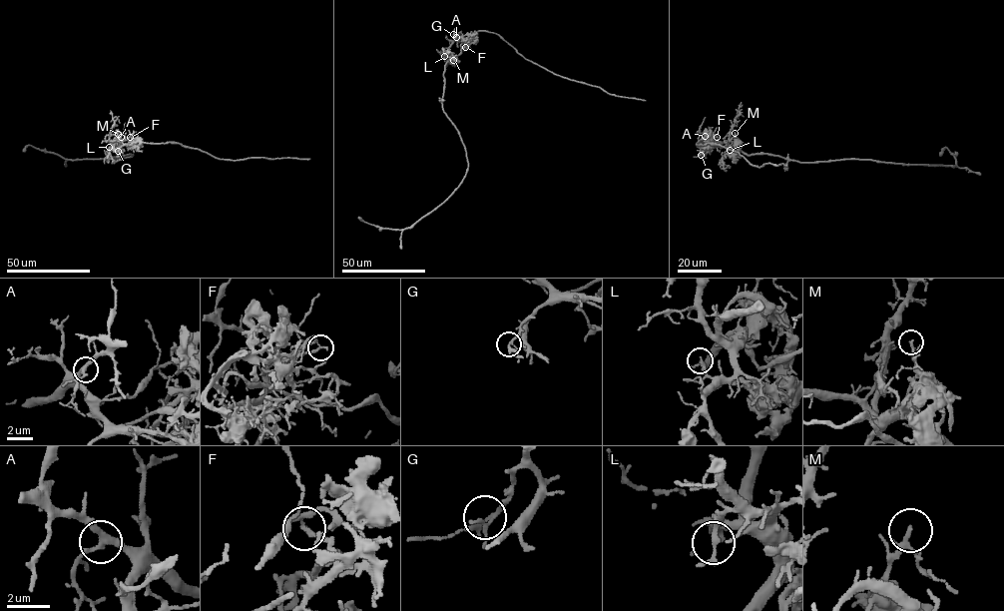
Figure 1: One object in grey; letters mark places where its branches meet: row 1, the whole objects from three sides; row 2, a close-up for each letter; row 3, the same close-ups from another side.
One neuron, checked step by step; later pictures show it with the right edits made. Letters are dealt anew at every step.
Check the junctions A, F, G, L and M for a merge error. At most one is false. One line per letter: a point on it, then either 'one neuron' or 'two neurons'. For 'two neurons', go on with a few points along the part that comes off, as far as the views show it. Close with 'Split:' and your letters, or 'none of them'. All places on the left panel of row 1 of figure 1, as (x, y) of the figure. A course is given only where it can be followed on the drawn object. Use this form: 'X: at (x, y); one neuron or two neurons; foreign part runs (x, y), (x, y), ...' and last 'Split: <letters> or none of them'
A: at (121, 137); one neuron
F: at (130, 137); two neurons; foreign part runs (131, 137), (145, 143), (179, 143), (221, 159), (310, 159)
G: at (118, 151); one neuron
L: at (109, 147); one neuron
M: at (118, 134); one neuron
Split: F

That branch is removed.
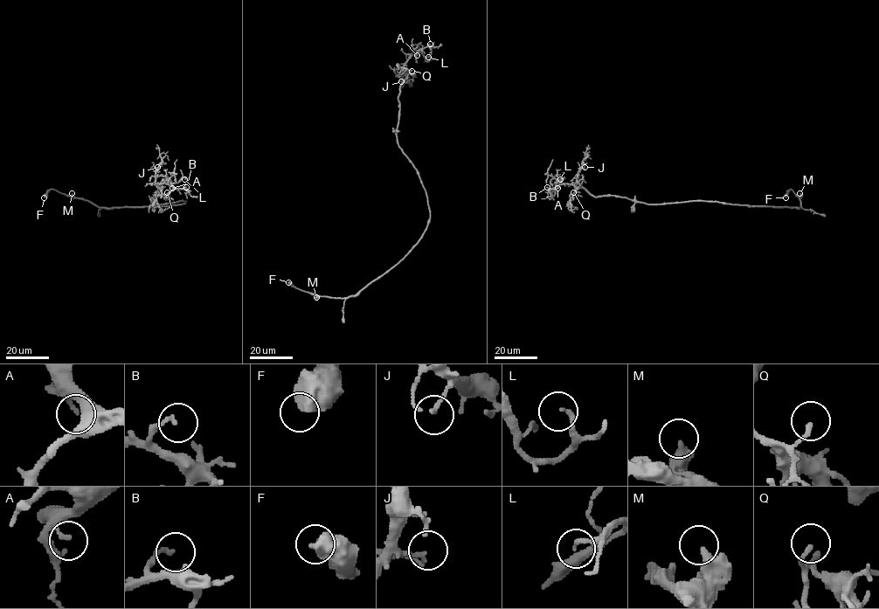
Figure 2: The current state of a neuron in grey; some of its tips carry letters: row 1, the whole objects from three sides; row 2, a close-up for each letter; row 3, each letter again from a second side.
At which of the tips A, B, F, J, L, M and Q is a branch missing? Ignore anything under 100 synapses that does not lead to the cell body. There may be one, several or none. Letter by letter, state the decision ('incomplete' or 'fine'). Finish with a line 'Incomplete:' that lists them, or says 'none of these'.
A: fine
B: fine
F: fine
J: fine
L: fine
M: fine
Q: fine
Incomplete: none of these

